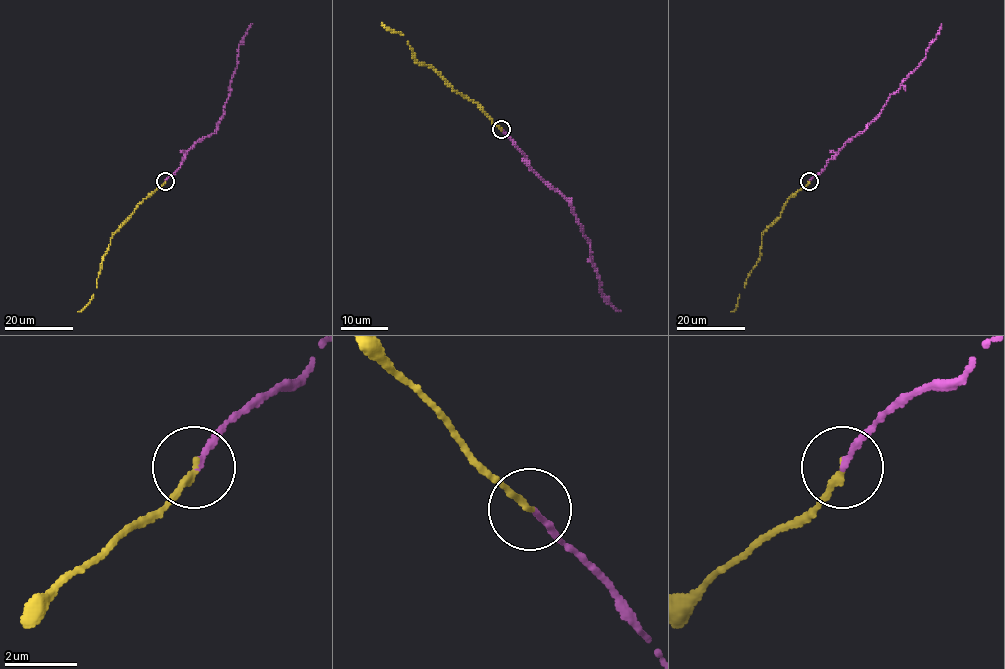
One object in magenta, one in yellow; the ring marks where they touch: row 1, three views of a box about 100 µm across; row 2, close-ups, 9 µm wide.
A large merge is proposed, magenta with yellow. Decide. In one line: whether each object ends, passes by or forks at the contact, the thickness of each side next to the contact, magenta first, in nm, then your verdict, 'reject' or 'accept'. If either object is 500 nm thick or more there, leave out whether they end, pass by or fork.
magenta ends | yellow ends | 140/160 nm | accept

